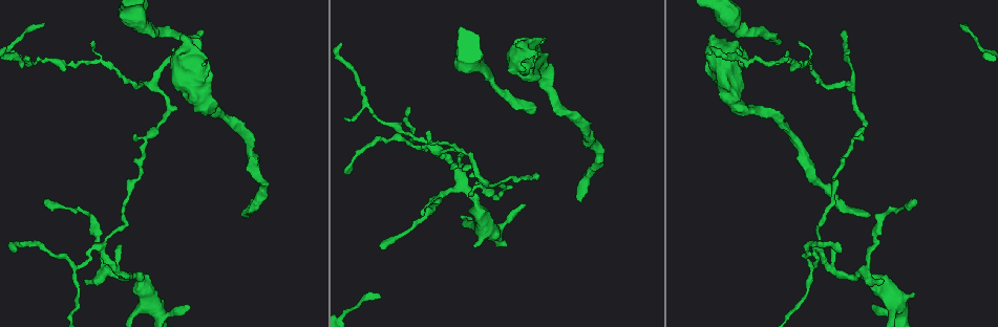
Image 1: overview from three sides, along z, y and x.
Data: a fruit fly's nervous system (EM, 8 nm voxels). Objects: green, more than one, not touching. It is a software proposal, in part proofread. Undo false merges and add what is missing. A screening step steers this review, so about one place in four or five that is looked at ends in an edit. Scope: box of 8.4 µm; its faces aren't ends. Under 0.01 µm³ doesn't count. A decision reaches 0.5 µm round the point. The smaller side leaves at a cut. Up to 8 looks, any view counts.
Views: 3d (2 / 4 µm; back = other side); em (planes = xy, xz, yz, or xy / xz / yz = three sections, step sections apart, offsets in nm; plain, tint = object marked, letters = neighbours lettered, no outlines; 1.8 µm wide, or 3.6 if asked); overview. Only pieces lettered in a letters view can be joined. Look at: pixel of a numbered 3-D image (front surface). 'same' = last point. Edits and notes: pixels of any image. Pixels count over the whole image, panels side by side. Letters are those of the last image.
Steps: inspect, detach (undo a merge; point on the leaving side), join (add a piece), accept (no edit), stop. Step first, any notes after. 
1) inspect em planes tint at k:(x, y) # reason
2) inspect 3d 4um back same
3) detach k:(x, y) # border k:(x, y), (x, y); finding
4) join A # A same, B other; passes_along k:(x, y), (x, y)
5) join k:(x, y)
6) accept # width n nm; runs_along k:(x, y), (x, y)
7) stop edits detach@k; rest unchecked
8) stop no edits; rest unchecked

inspect 3d 2um at 1:(525, 206) # tapers out

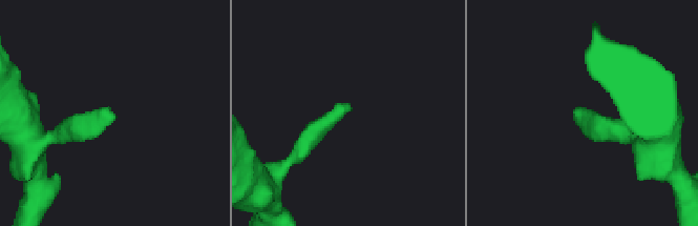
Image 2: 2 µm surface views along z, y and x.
inspect em planes letters at 2:(578, 114)

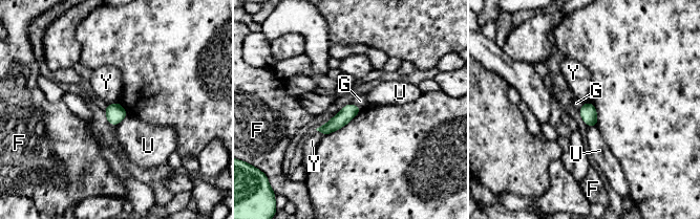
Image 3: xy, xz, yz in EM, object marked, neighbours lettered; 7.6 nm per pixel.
accept # longest_contact U 120 nm; F other, G other, U other, Y other; runs_along 3:(356, 109), (321, 129); no lettered piece goes on from it

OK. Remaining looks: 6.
inspect 3d 2um back at 1:(899, 208)

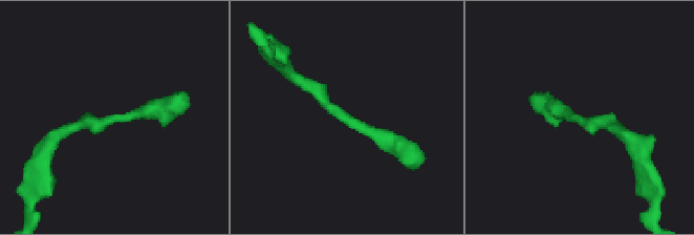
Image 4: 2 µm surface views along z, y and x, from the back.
inspect em planes letters at 4:(353, 125) # shape alone is not enough

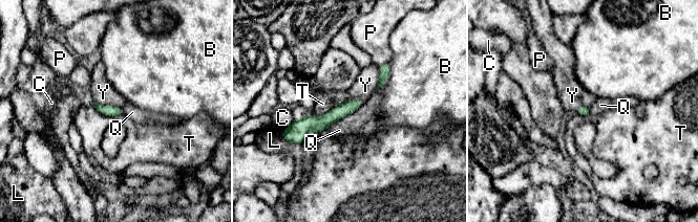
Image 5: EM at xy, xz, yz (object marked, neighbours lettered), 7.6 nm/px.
accept # B other, C other, L other, P other, Q other, T other, Y other; border 5:(96, 102), (121, 108); continuous, no second neuron

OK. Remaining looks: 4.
inspect em planes letters at 1:(741, 110) # thick turns thin

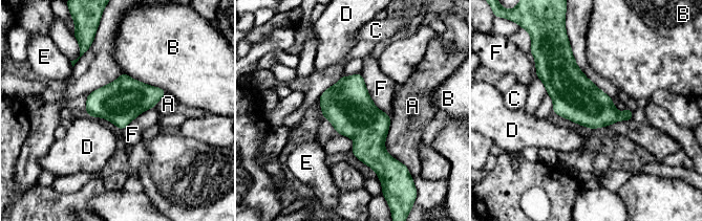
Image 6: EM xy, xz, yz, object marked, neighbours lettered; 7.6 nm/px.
accept # width 320 nm; A other, B other, C other, D other, E other, F other; border 6:(360, 73), (373, 103), (390, 116); continuous, no second neuron

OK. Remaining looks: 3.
inspect 3d 4um at 1:(533, 114) # branch stops here

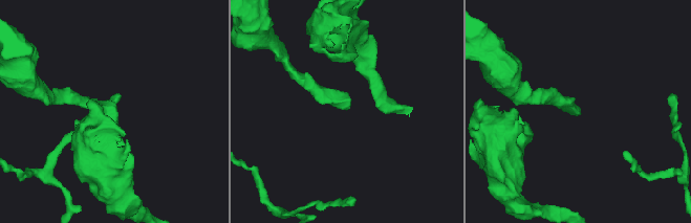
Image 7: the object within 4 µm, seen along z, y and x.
inspect em planes letters at 7:(580, 111) # need the tissue

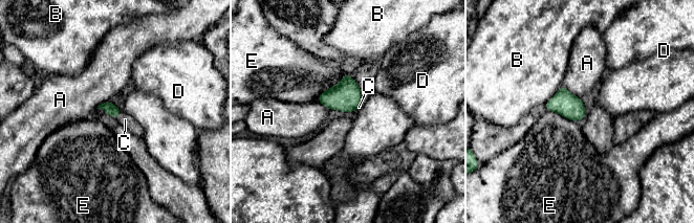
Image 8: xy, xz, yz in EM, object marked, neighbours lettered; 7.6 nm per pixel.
join C # A other, B other, C same, D other, E other; passes_along 8:(109, 108), (118, 115), (125, 119); it goes on there

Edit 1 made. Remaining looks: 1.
stop edits join@8; rest unchecked

